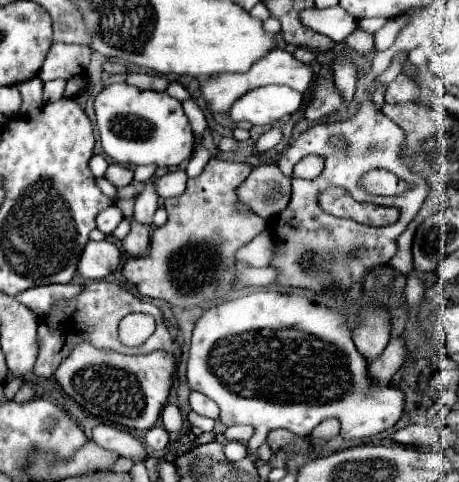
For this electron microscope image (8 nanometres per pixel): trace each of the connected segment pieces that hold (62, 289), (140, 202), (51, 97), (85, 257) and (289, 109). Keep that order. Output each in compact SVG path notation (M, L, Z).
M48 284L36 286L32 290L24 290L16 294L16 300L28 306L36 316L44 316L50 312L50 306L64 298L74 298L82 290L80 284Z
M150 180L146 184L146 188L140 192L140 196L136 198L136 206L134 206L134 218L138 222L150 224L152 216L158 208L158 194L156 194L156 180Z
M62 78L46 82L46 84L44 84L44 104L62 98L62 94L64 94L64 86L66 86L66 80L62 80Z
M90 240L84 246L84 254L80 254L80 262L76 274L86 280L102 280L112 274L120 264L120 250L110 240L94 242Z
M264 86L238 98L230 108L234 122L248 120L252 124L274 124L276 120L294 114L302 104L302 94L288 86Z

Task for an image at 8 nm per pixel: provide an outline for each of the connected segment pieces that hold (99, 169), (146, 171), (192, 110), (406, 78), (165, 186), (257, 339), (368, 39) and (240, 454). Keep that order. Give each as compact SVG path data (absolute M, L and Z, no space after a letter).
M94 156L94 158L90 160L90 170L94 172L96 178L102 178L102 176L106 174L106 168L108 168L108 162L106 162L104 156Z
M138 166L134 170L134 180L136 182L148 182L156 170L158 170L158 166Z
M192 98L184 100L182 106L184 106L184 112L186 112L188 120L190 120L190 126L192 126L194 134L198 134L198 136L204 134L204 130L206 130L206 116L204 116L204 112L196 106L196 102Z
M400 74L394 82L390 83L385 92L385 102L398 104L404 102L416 102L420 98L420 86L410 74Z
M176 170L176 172L166 172L164 176L158 178L158 194L162 198L172 198L172 196L180 196L186 190L186 172Z
M252 292L248 296L222 302L202 314L192 332L188 356L188 382L212 398L222 412L224 426L254 426L258 448L266 442L268 432L286 428L294 434L308 436L322 420L338 418L344 440L366 438L392 428L404 410L404 392L392 386L374 384L368 374L368 360L356 350L346 316L338 310L310 302L298 294Z
M354 30L348 38L346 38L346 44L352 48L352 50L358 50L358 52L368 52L374 48L374 36L370 32L364 32L364 30Z
M228 442L228 444L224 446L224 454L226 454L226 458L228 458L230 462L238 462L238 460L242 460L242 458L248 454L248 450L246 450L246 446L240 444L240 442Z

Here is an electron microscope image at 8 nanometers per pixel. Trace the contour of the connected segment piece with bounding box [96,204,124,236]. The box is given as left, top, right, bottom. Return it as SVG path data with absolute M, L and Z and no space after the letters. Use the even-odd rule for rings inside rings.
M112 204L112 206L108 206L106 210L102 210L102 212L98 214L98 218L96 218L98 230L102 230L106 236L110 236L110 234L112 234L112 230L120 224L120 220L122 220L122 218L124 218L124 216L122 216L120 208L118 208L116 204Z

